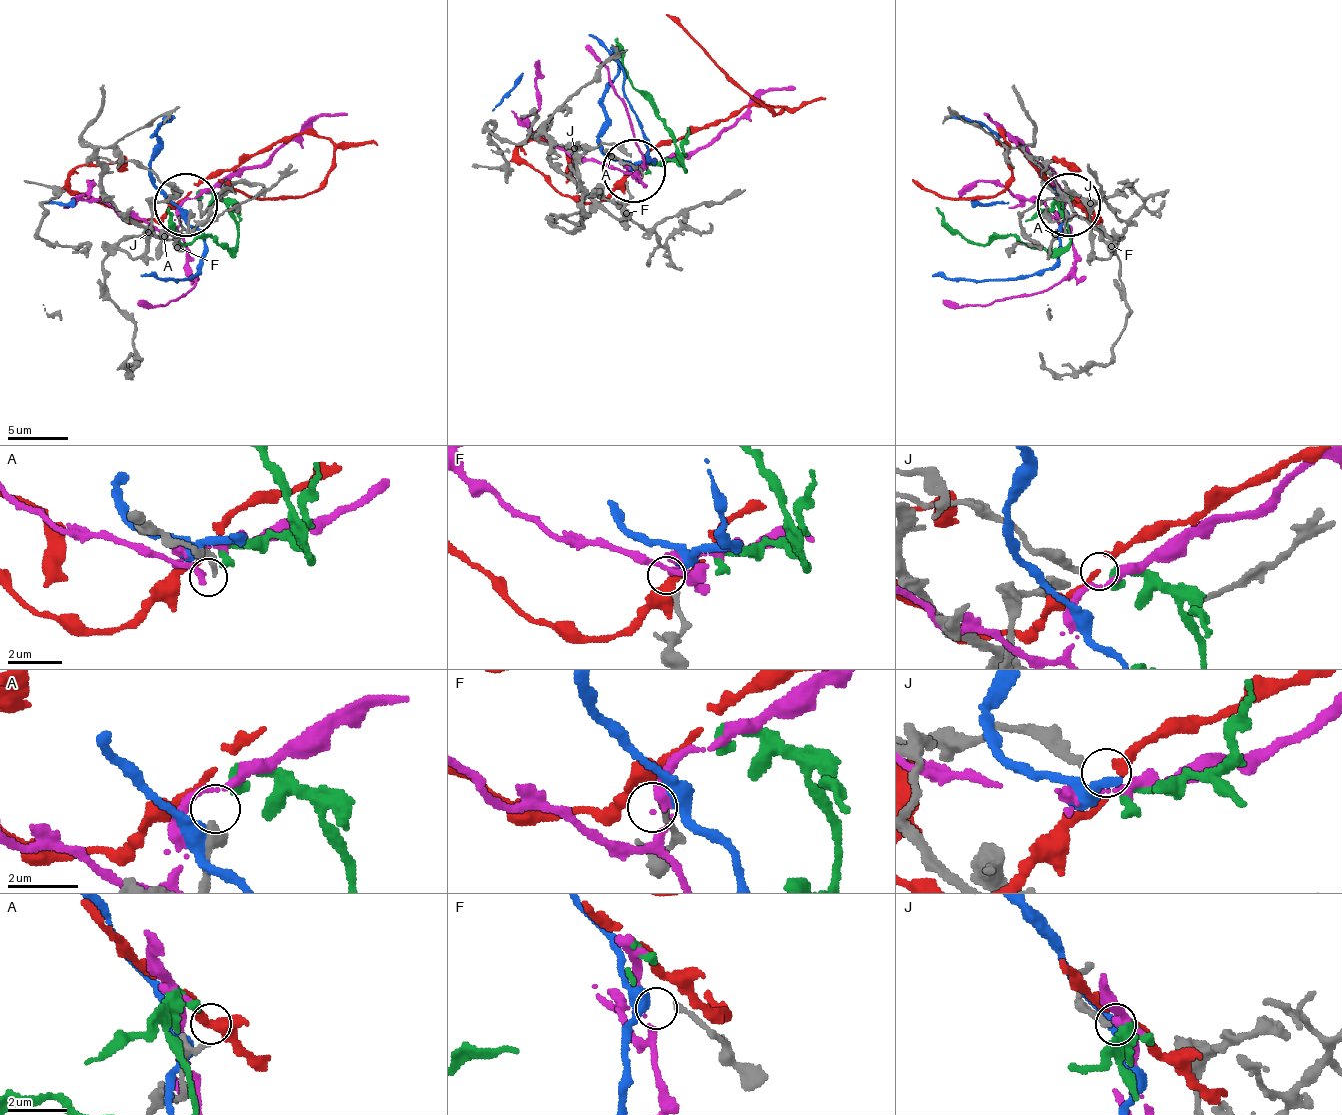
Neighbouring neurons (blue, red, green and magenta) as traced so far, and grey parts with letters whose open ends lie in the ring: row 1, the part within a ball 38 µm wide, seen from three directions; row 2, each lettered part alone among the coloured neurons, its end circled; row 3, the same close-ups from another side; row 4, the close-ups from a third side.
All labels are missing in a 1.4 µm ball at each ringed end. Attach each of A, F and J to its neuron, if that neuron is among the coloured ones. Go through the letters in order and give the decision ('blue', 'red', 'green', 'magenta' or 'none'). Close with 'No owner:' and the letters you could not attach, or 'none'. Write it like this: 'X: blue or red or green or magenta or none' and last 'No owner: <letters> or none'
A: none
F: blue
J: green
No owner: A

